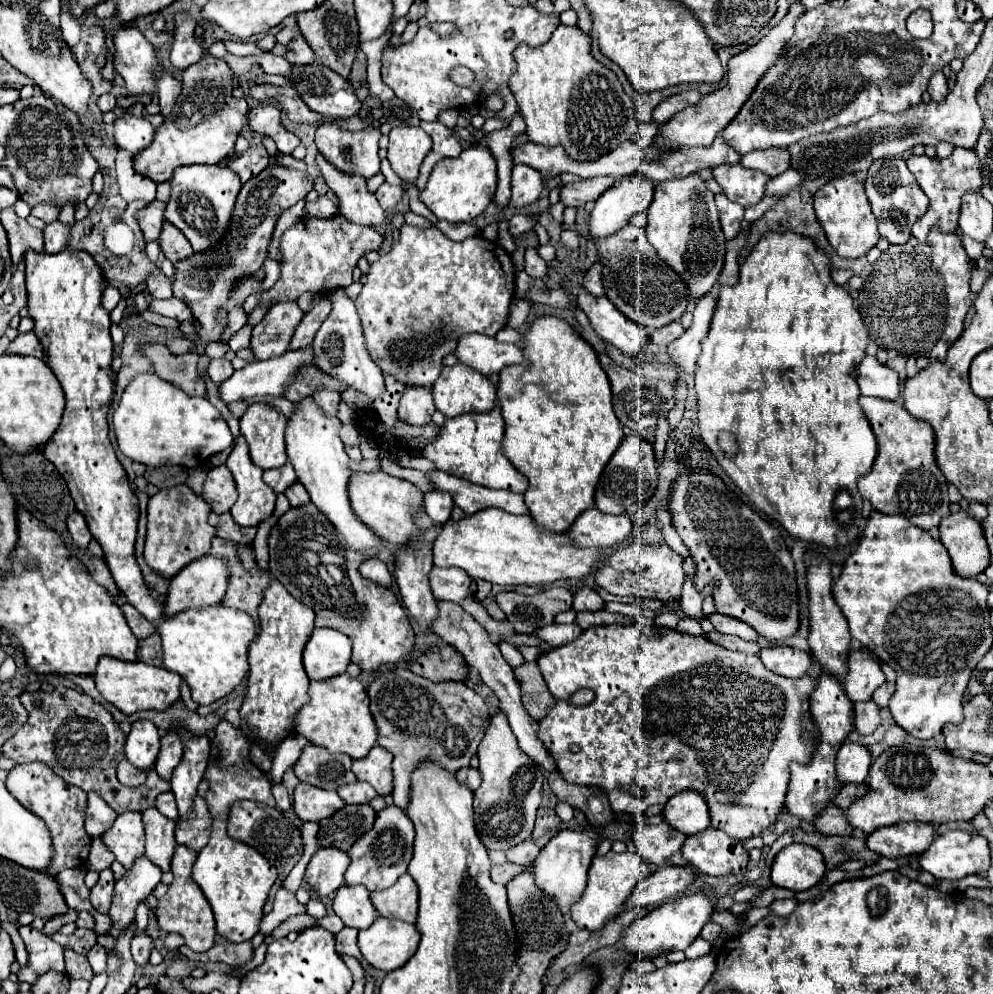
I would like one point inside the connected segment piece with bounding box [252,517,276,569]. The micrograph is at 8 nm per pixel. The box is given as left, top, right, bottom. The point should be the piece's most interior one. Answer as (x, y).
(260, 547)

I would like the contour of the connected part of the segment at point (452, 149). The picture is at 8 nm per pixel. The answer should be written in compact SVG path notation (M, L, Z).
M421 121L420 127L430 135L433 145L432 151L426 155L426 159L424 159L422 167L420 167L418 179L414 181L414 187L418 187L418 189L426 187L426 181L428 181L428 177L430 177L430 173L432 173L432 167L434 167L440 159L444 159L444 157L456 157L456 155L460 155L460 151L462 151L462 147L460 147L454 131L439 121Z

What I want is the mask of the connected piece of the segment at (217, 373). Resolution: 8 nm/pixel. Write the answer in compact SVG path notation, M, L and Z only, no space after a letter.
M212 359L210 365L208 365L208 375L214 383L226 381L232 373L234 373L234 367L228 359Z

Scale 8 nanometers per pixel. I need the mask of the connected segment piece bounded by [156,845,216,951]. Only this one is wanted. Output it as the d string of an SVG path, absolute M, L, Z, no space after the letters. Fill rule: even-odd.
M178 845L174 859L172 859L172 873L174 873L174 881L168 887L168 893L158 901L158 911L156 911L156 919L160 929L168 931L168 933L180 933L186 941L186 945L192 951L208 951L208 947L214 945L214 937L216 937L216 927L214 927L214 915L212 915L212 907L208 903L208 899L204 897L202 889L194 883L192 879L192 865L196 861L198 853L192 851L186 845Z

